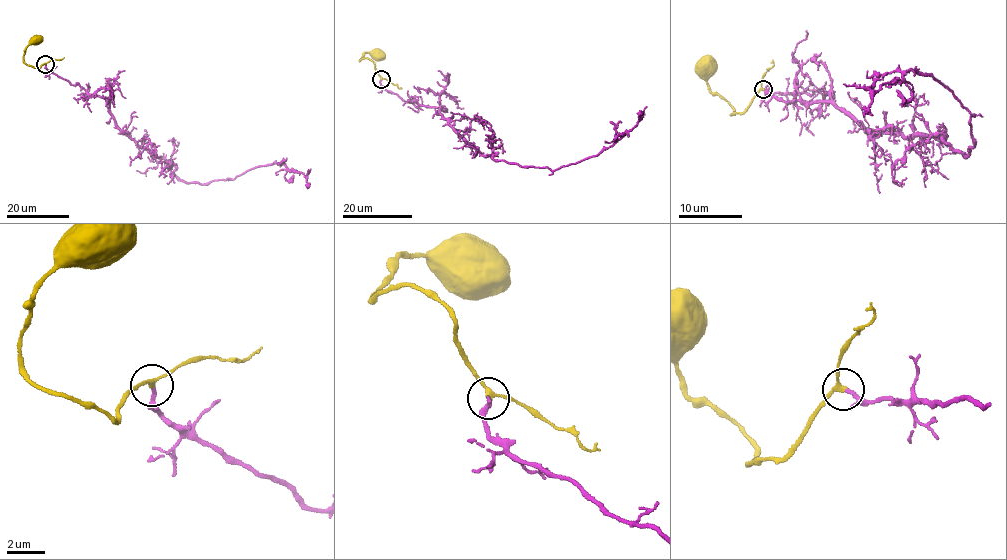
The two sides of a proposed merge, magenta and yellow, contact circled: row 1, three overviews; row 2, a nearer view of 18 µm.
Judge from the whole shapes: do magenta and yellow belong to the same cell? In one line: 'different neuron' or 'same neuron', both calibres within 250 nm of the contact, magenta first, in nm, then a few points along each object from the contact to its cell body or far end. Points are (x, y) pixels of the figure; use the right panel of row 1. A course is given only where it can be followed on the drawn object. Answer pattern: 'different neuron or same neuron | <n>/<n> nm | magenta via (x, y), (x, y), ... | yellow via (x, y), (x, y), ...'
same neuron | 150/200 nm | magenta via (764, 89), (819, 89), (869, 132), (941, 132), (968, 156), (974, 145), (972, 113), (934, 77), (842, 84) | yellow via (763, 89), (740, 113), (731, 116), (733, 110), (711, 91), (705, 68)

